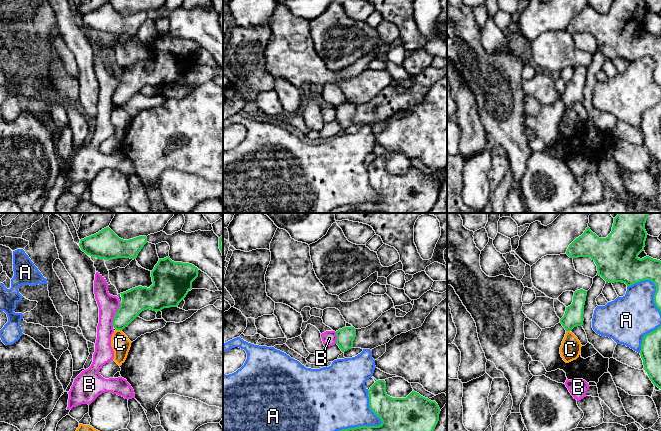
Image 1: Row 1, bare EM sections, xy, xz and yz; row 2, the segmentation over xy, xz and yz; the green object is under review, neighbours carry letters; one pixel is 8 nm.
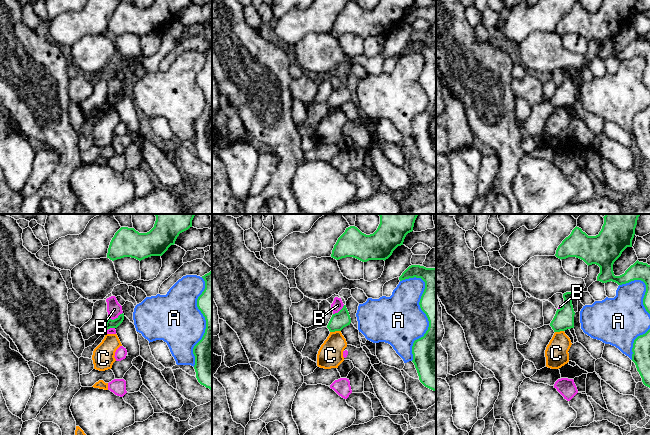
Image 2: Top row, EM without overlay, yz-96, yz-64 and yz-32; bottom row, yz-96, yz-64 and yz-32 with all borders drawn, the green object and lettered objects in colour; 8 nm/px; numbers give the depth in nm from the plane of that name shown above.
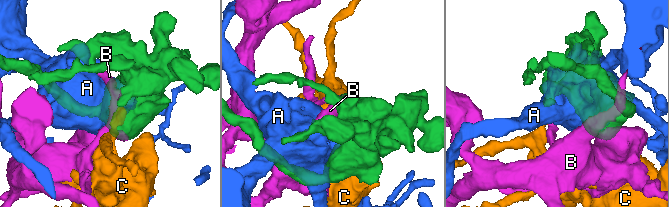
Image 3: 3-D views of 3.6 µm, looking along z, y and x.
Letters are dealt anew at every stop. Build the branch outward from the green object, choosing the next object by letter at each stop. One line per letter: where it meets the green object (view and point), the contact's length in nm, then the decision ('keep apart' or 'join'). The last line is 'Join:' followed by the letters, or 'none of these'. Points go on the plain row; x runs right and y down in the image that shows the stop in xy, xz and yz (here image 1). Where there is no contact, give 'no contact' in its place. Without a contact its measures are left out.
A: contact xz (370, 202); length 500 nm; keep apart
B: contact xy (115, 91); length 200 nm; keep apart
C: contact xy (119, 105); length 50 nm; keep apart
Join: none of these

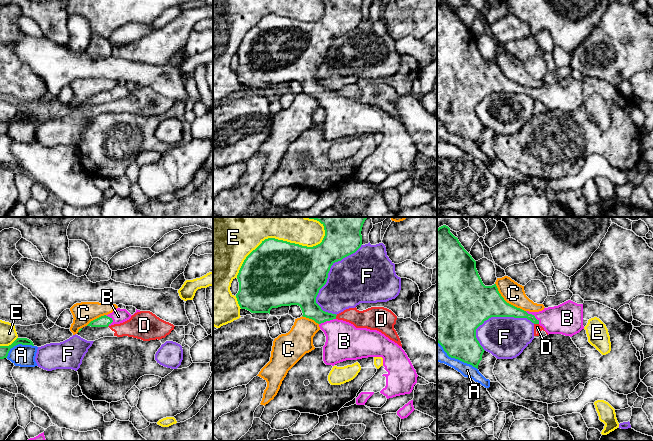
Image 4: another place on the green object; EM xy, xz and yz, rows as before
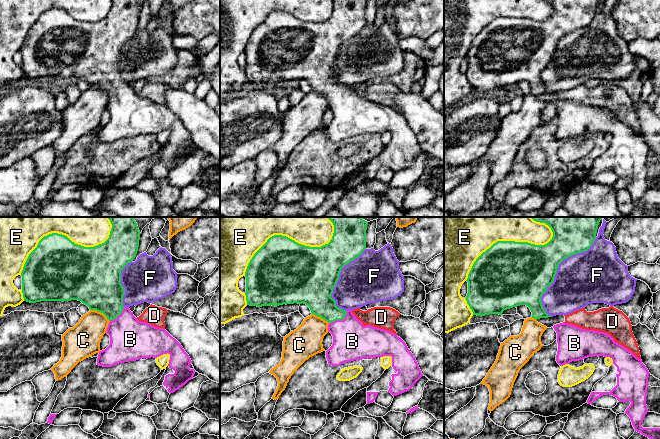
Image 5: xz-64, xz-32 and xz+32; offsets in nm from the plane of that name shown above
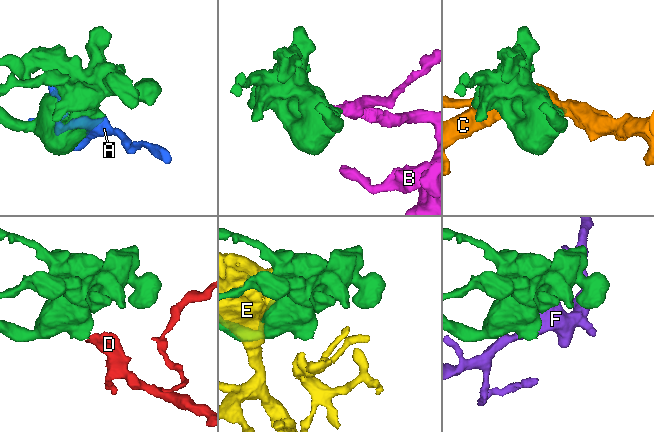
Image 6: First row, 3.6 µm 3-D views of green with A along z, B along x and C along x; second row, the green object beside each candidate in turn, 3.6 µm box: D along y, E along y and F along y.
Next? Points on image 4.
A: contact yz (456, 134); length 400 nm; keep apart
B: contact yz (533, 91); length 160 nm; join
C: contact yz (506, 78); length 340 nm; keep apart
D: contact yz (536, 99); length 40 nm; keep apart
E: contact xz (282, 16); length 800 nm; keep apart
F: contact xz (328, 48); length 600 nm; keep apart
Join: B

